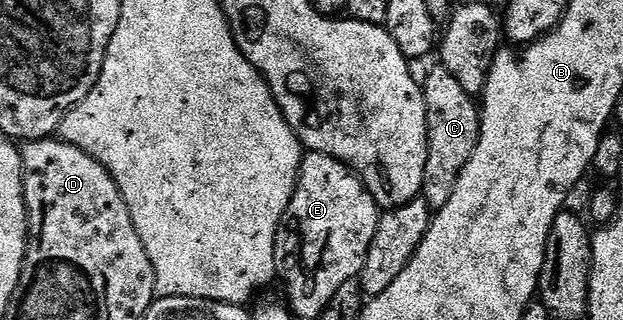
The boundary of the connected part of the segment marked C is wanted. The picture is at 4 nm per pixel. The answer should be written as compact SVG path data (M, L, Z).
M443 67L429 68L428 78L422 83L425 95L426 115L428 116L428 154L426 155L425 179L422 192L423 200L427 201L429 209L438 211L442 207L446 207L446 203L450 203L450 195L454 195L454 187L458 187L458 179L462 175L464 168L470 163L470 159L476 153L476 148L480 142L480 114L477 102L469 93L462 88L462 83L458 83L458 79L454 79L454 75L450 75L450 71L446 71Z

